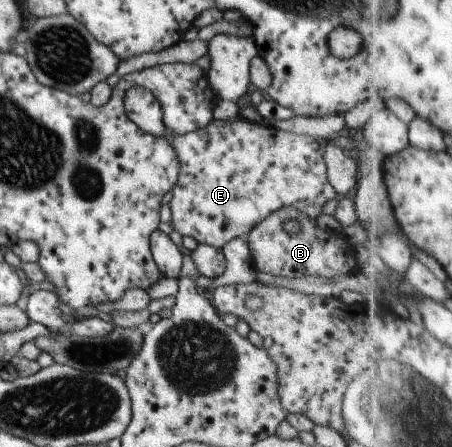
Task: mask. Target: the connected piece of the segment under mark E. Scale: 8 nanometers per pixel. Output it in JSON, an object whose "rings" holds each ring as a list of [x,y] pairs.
{"rings":[[[130,87],[124,93],[123,103],[128,121],[142,133],[152,137],[160,137],[164,133],[164,137],[172,141],[178,161],[178,178],[170,189],[170,223],[180,236],[191,237],[197,244],[222,249],[230,239],[245,238],[250,229],[258,227],[258,223],[280,207],[294,207],[313,220],[321,213],[322,205],[335,196],[334,188],[326,177],[322,142],[313,137],[283,133],[273,127],[247,121],[239,115],[226,121],[212,120],[204,129],[191,133],[172,135],[164,129],[160,105],[148,89]]]}

